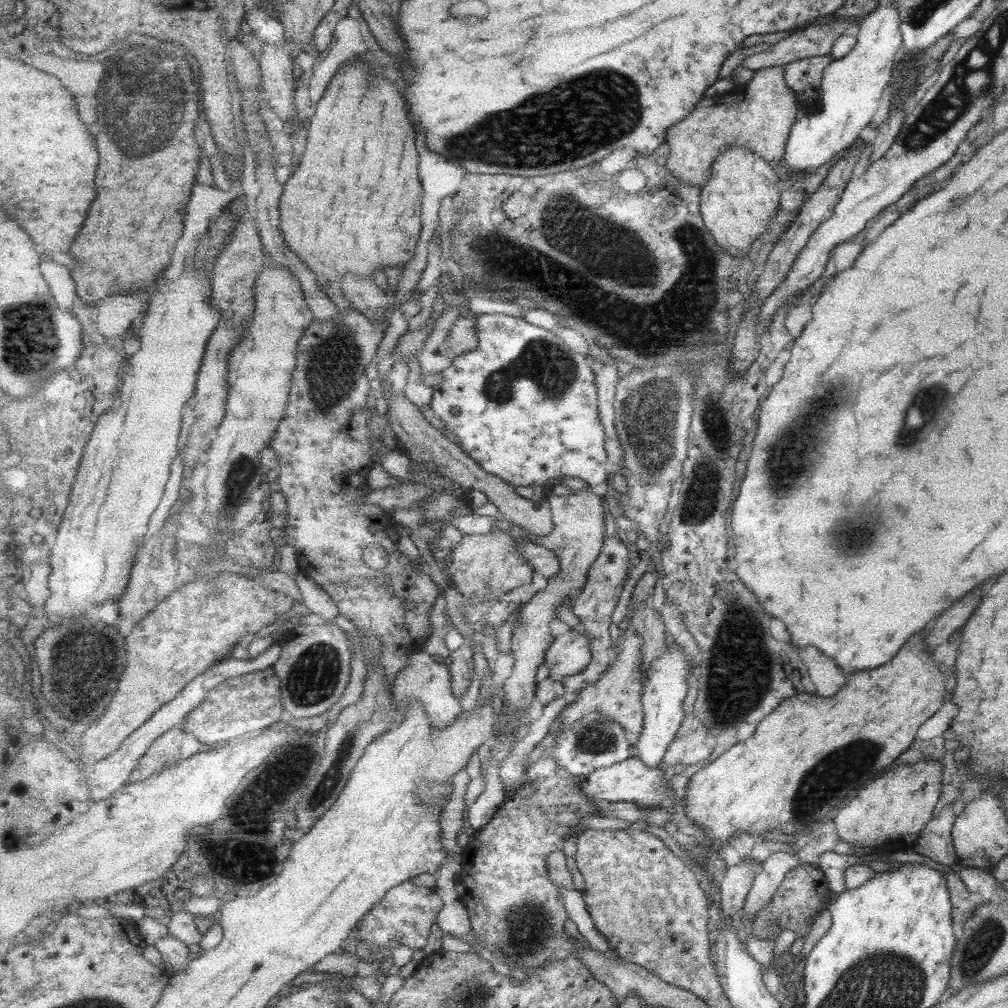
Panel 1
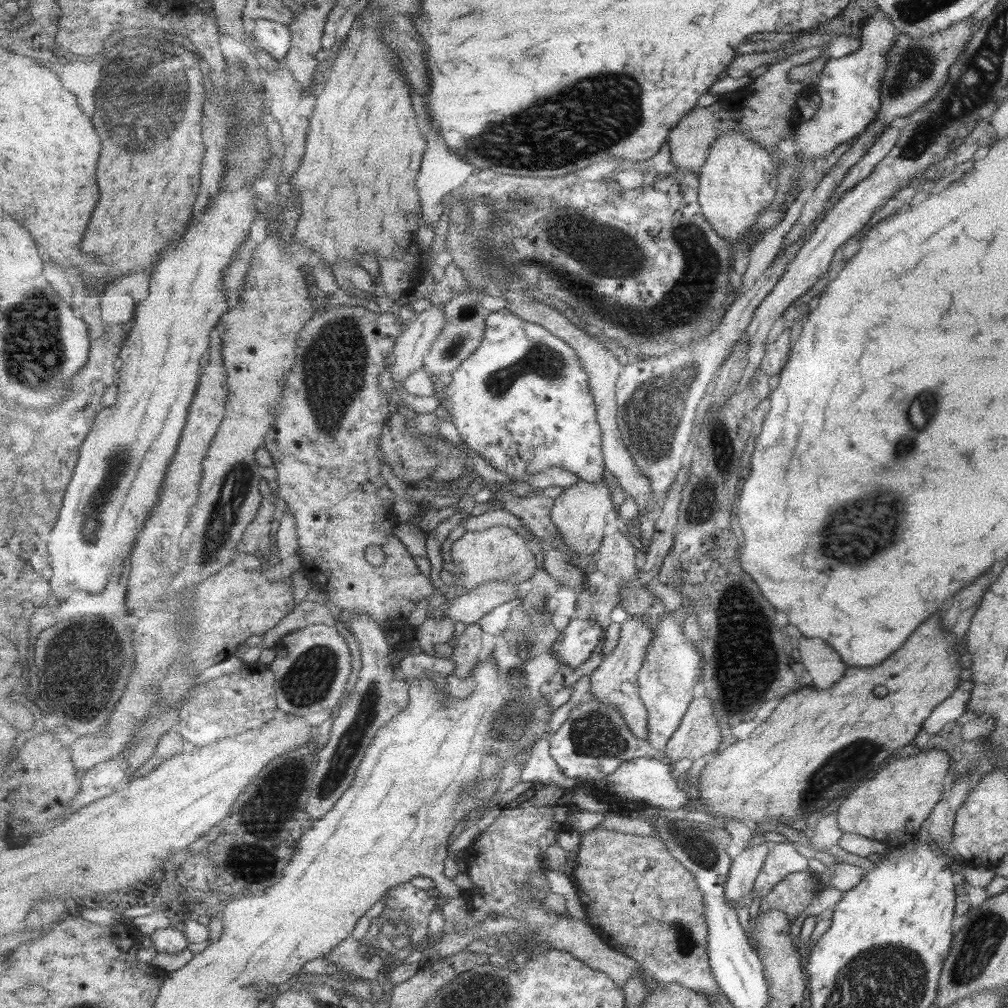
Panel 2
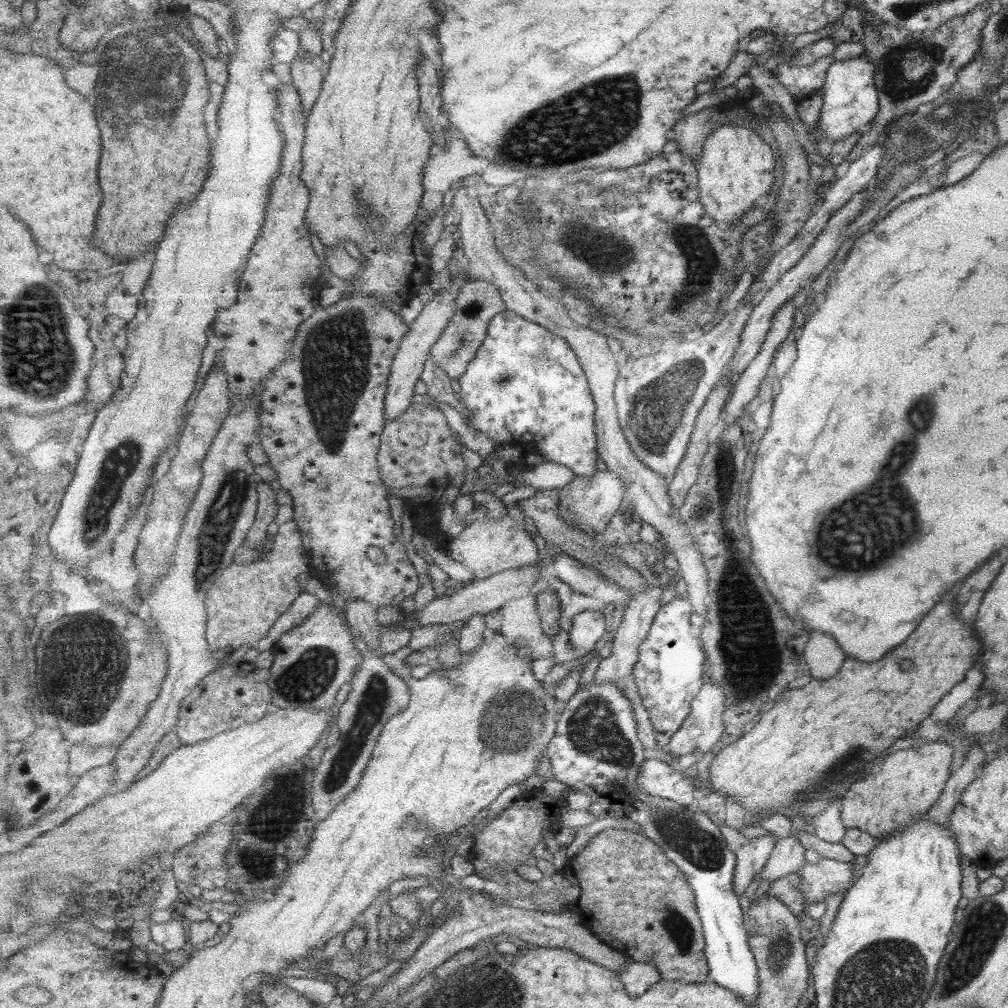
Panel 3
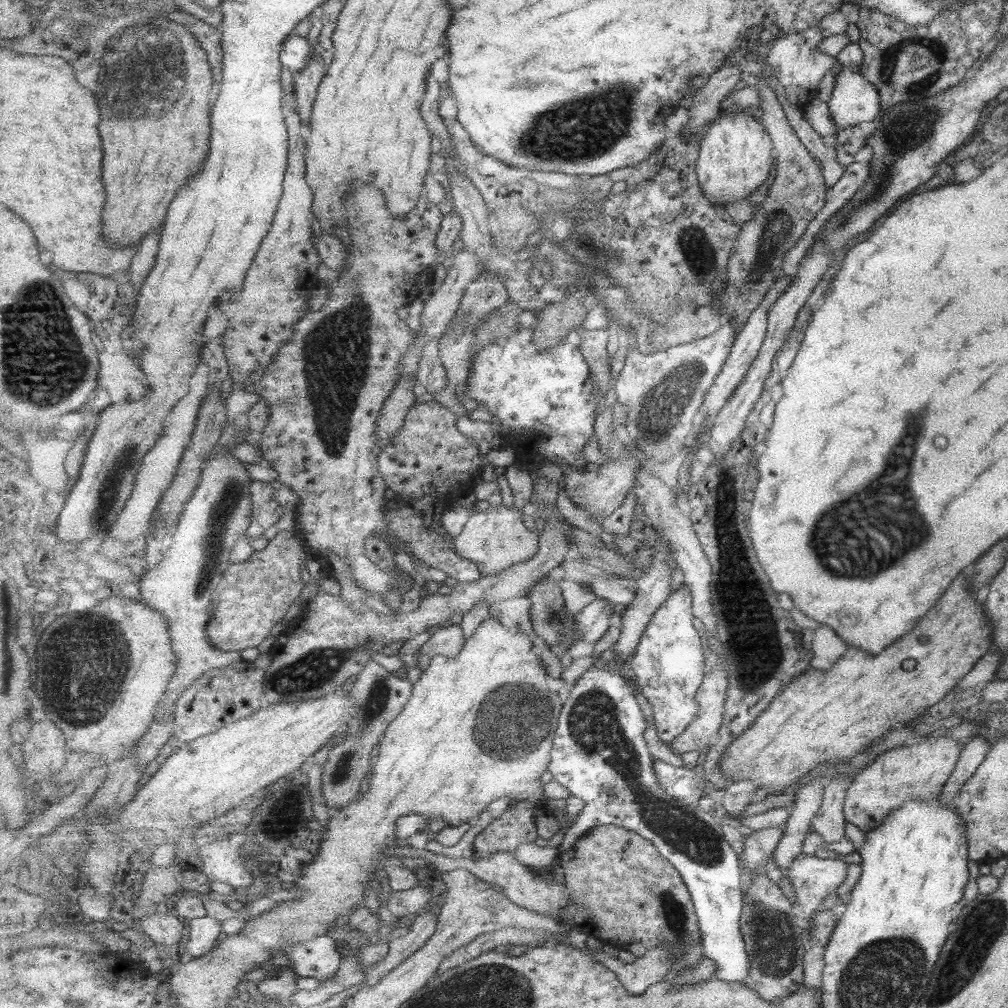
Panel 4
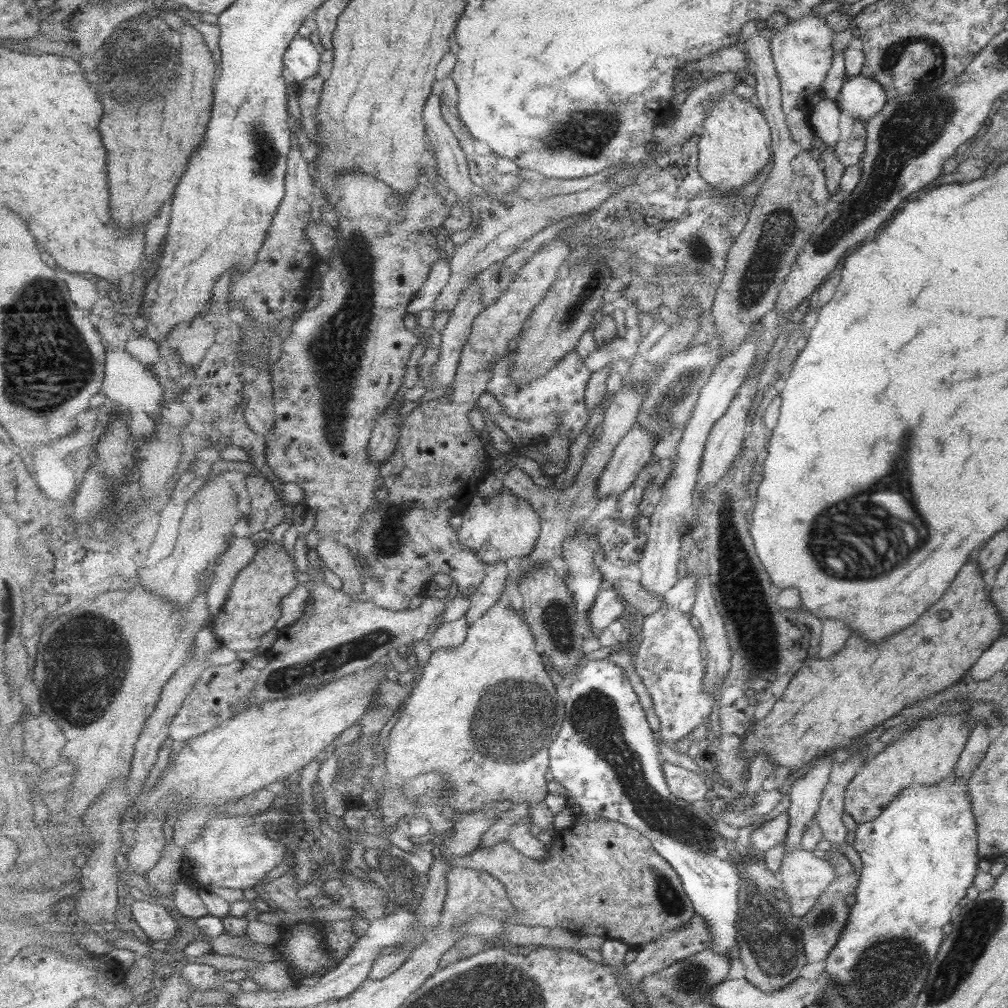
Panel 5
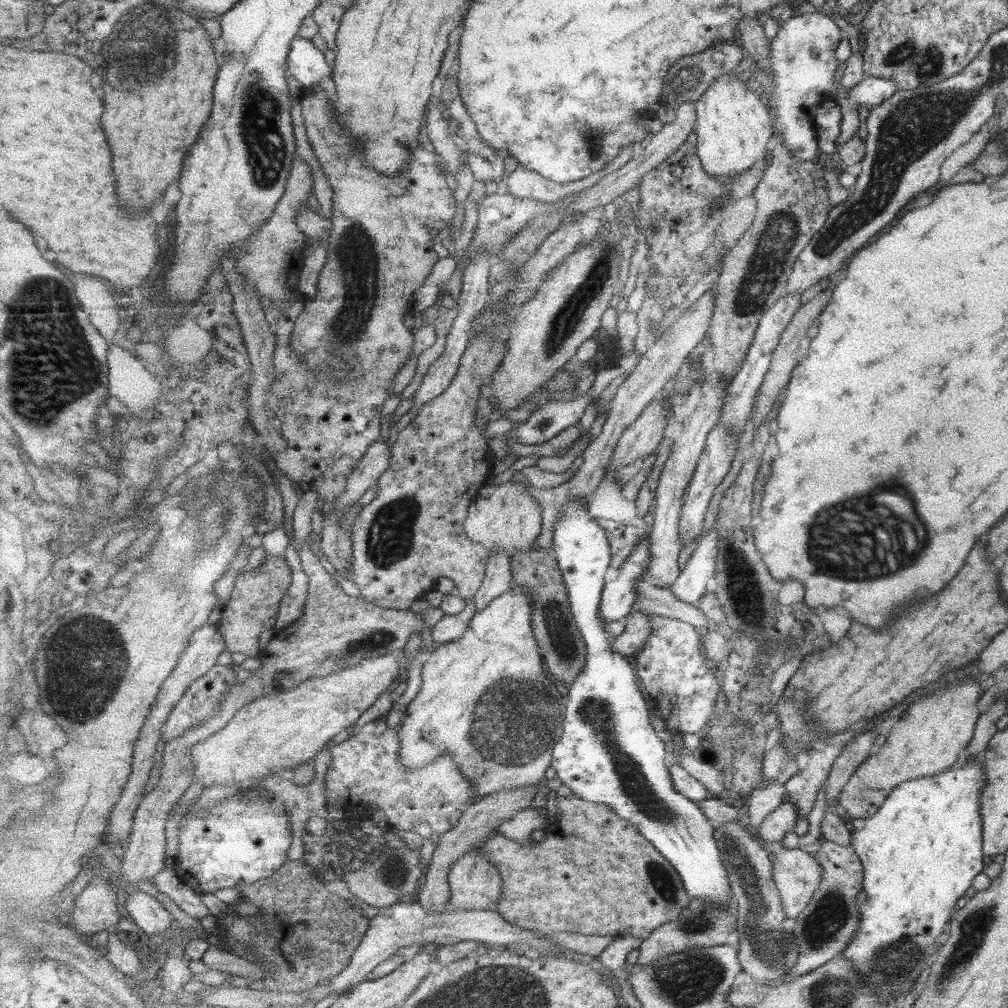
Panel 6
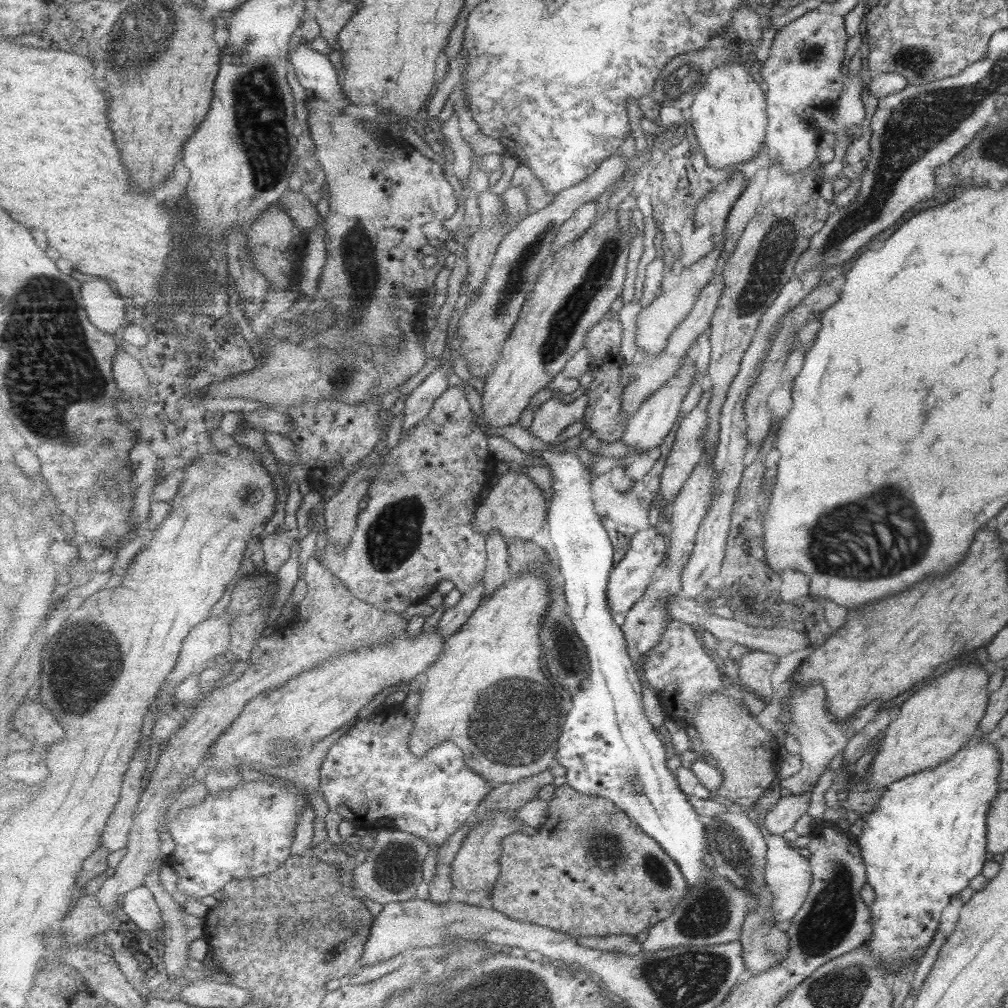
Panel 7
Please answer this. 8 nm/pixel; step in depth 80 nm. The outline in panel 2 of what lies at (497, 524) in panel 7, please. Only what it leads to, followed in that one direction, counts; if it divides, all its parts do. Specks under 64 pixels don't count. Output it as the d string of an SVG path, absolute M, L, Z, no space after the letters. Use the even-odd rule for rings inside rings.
M514 523L488 528L483 532L467 531L451 546L452 561L462 565L464 575L455 578L461 590L479 588L491 580L510 580L522 583L537 570L537 552L533 544L517 533Z

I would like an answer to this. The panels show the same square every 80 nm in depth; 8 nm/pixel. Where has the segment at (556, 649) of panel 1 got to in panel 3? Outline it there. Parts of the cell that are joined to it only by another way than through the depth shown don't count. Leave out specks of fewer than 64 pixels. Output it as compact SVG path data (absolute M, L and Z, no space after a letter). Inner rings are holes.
M588 610L572 619L572 629L569 633L569 646L575 650L593 650L604 640L608 632L607 624L603 619L603 612Z

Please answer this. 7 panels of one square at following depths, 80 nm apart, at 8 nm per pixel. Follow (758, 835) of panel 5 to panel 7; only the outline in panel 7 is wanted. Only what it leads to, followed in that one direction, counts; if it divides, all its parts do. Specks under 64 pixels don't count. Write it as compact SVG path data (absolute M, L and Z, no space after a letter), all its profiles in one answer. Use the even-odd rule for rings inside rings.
M811 791L793 795L785 793L779 802L766 814L765 827L769 832L783 834L793 829L797 819L806 814Z

